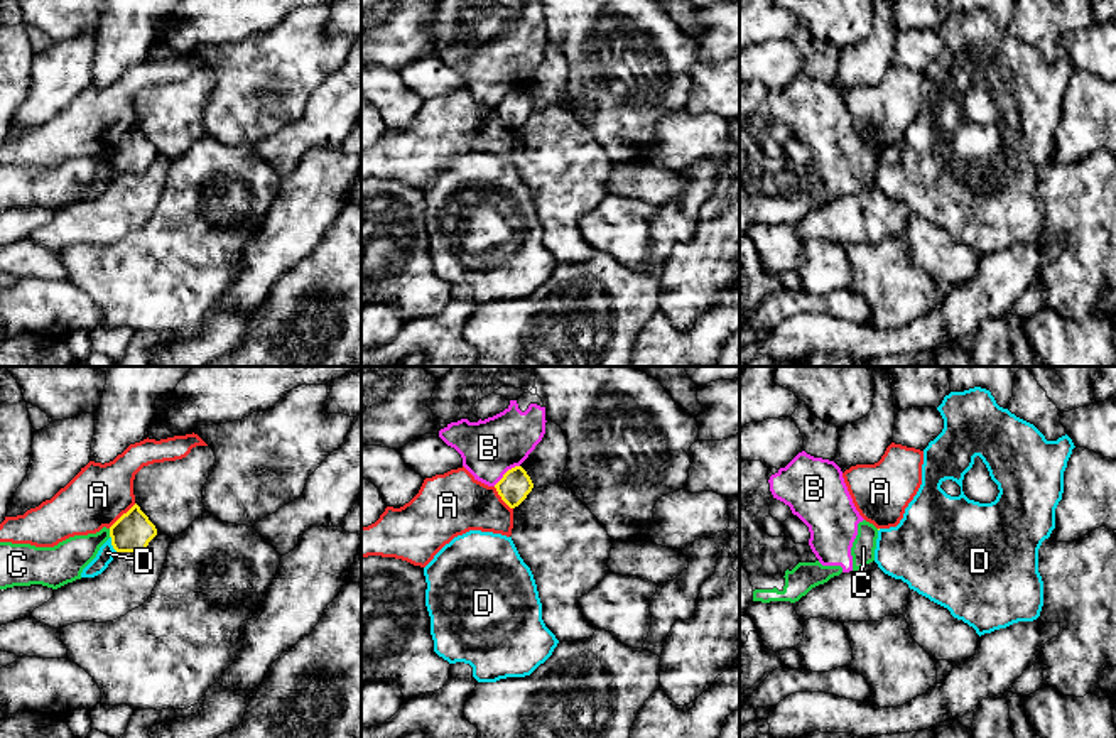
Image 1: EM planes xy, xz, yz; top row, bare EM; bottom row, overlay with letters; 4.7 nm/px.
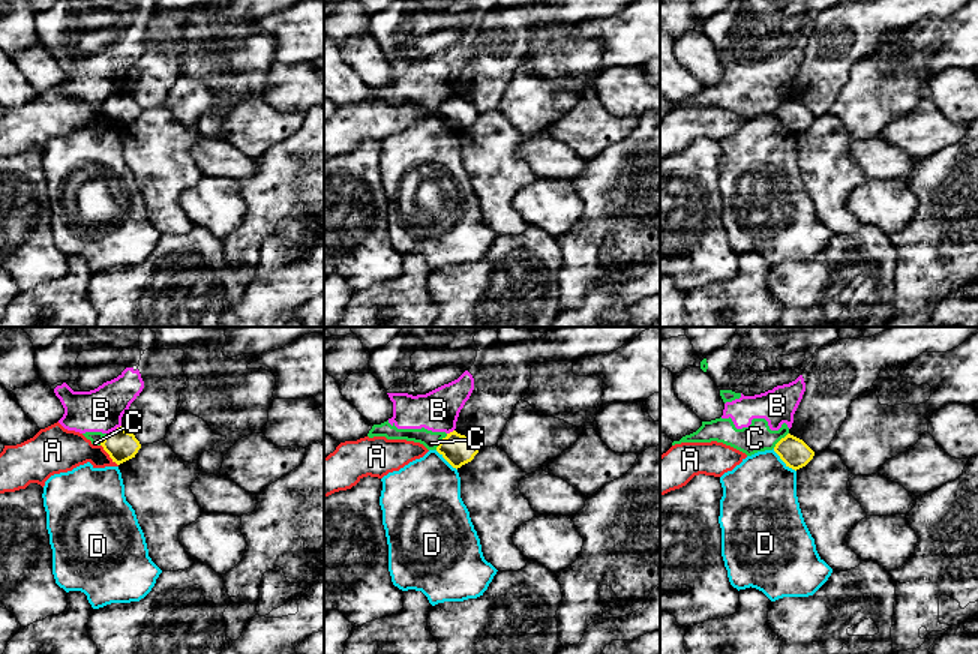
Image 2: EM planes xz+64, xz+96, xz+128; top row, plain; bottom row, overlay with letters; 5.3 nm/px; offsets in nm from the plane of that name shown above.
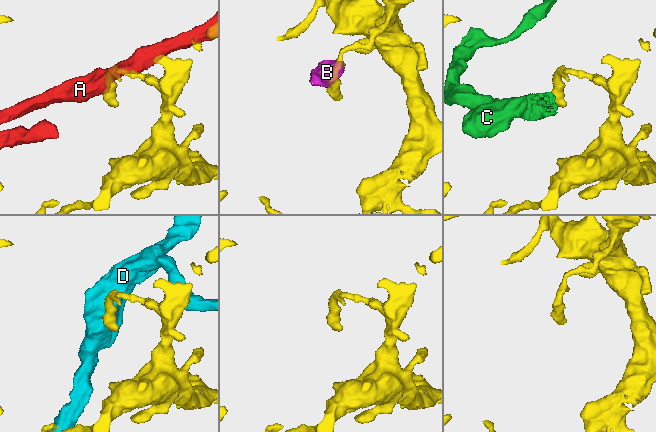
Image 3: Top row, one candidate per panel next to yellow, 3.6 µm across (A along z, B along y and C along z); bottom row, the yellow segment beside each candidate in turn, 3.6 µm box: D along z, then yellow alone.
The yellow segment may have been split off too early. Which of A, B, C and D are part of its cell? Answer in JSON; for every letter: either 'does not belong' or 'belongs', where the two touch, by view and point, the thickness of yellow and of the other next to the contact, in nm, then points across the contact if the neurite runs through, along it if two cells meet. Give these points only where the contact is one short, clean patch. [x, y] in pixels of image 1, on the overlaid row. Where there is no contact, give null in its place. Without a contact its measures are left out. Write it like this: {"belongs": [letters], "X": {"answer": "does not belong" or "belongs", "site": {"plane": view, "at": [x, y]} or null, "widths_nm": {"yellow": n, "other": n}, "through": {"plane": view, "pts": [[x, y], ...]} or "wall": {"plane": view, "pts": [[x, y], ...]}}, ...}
{"belongs": [], "A": {"answer": "does not belong", "site": {"plane": "xy", "at": [124, 514]}, "widths_nm": {"yellow": 190, "other": 300}}, "B": {"answer": "does not belong", "site": {"plane": "xz", "at": [505, 473]}, "widths_nm": {"yellow": 150, "other": 280}}, "C": {"answer": "does not belong", "site": {"plane": "xy", "at": [110, 532]}, "widths_nm": {"yellow": 190, "other": 180}, "wall": {"plane": "xy", "pts": [[108, 529], [110, 536]]}}, "D": {"answer": "does not belong", "site": {"plane": "xy", "at": [112, 544]}, "widths_nm": {"yellow": 190, "other": 80}}}

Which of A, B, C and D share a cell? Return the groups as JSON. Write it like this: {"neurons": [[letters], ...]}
{"neurons": [["A"], ["B", "C"], ["D"]]}

